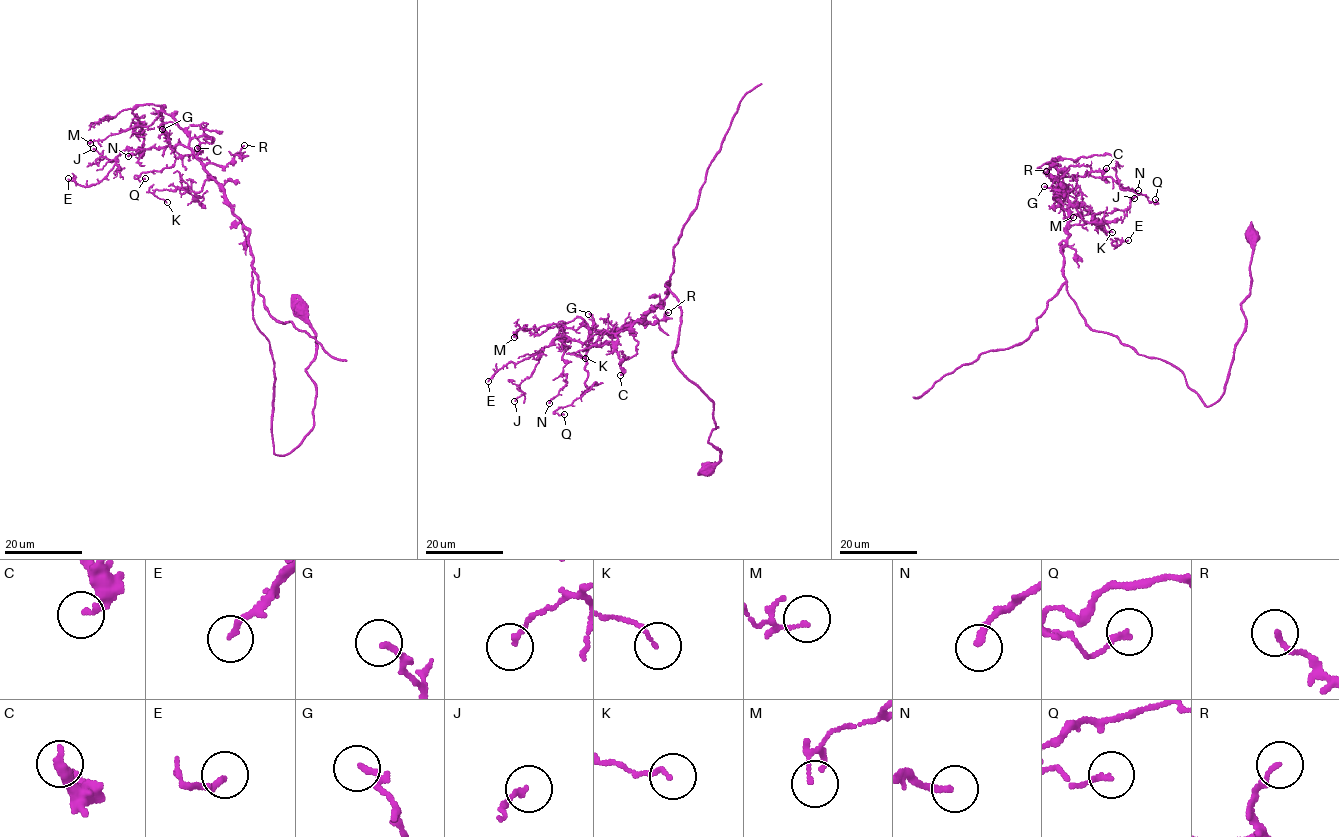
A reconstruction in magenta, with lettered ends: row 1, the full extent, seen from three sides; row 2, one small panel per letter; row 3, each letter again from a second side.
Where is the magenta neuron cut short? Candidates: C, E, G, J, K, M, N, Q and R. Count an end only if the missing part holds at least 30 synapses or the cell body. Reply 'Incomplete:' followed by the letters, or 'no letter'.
Incomplete: no letter

